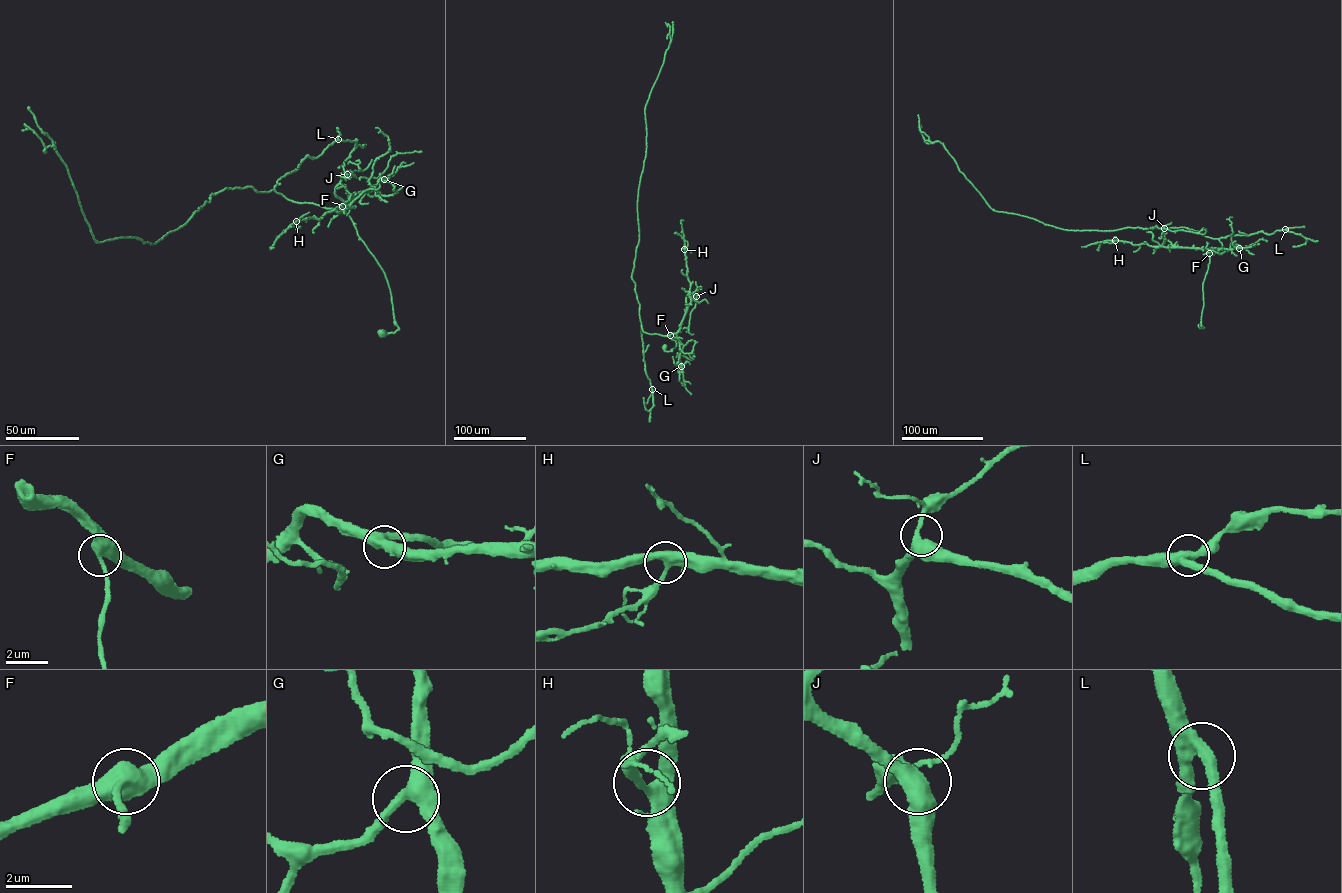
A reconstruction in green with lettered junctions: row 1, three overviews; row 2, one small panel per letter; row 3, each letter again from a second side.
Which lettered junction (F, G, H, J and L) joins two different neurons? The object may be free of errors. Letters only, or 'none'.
none

